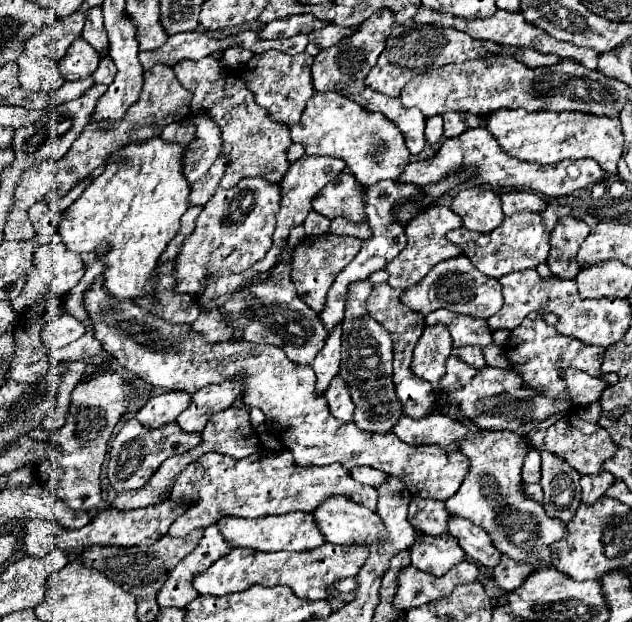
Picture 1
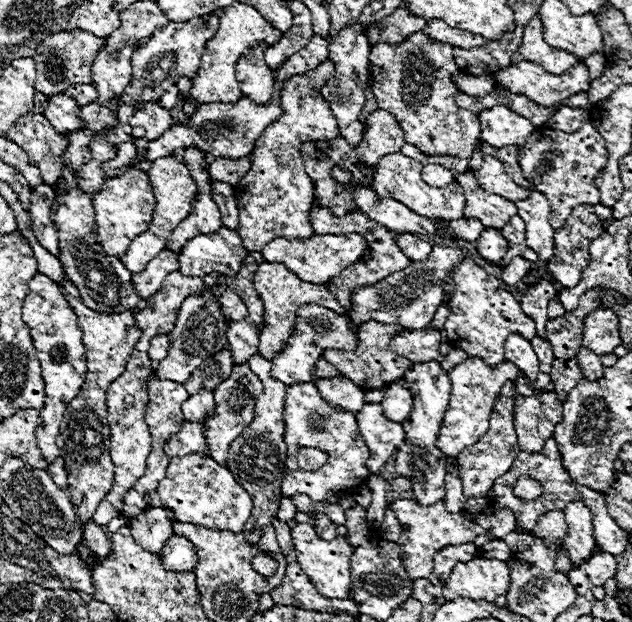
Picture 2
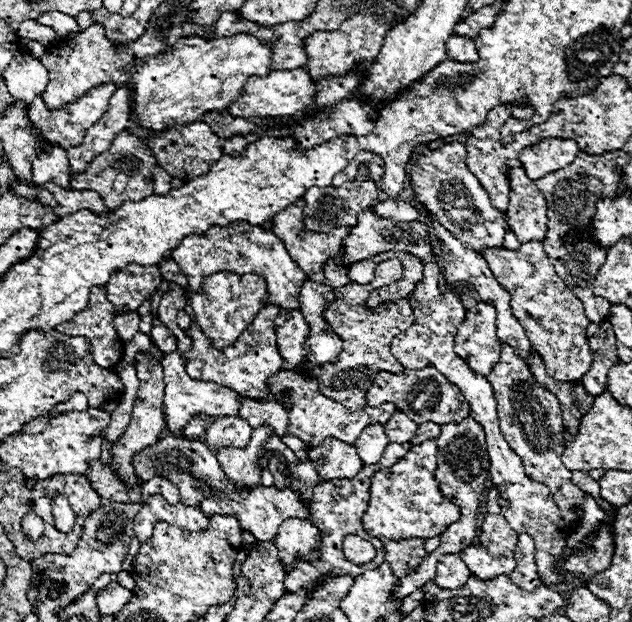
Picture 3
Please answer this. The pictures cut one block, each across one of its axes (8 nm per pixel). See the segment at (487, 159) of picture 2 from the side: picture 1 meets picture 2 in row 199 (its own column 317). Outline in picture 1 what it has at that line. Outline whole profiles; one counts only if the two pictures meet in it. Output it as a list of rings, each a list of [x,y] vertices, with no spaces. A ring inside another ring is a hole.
[[[342,494],[328,496],[312,516],[326,542],[332,544],[372,544],[386,538],[378,514]]]

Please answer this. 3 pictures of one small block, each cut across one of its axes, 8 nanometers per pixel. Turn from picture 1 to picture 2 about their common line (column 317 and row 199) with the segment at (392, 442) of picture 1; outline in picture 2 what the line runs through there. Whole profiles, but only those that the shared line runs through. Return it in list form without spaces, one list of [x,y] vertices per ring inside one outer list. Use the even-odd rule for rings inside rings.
[[[400,152],[386,154],[380,164],[376,166],[376,174],[372,180],[372,190],[376,192],[378,198],[392,198],[406,208],[412,208],[412,212],[420,212],[420,216],[428,218],[442,218],[442,220],[458,220],[464,216],[464,190],[460,188],[458,182],[450,182],[444,188],[432,188],[422,180],[423,166],[416,160],[402,156]]]

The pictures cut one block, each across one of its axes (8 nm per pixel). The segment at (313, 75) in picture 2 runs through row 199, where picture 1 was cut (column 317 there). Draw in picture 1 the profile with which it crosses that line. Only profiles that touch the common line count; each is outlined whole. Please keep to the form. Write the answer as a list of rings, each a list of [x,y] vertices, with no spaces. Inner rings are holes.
[[[322,234],[322,236],[308,236],[298,248],[294,248],[292,252],[292,272],[290,272],[290,280],[294,282],[298,296],[302,302],[306,302],[314,312],[322,312],[324,302],[326,302],[326,294],[334,282],[334,278],[338,276],[338,272],[344,270],[346,264],[350,264],[354,260],[354,256],[360,252],[360,244],[362,240],[358,238],[340,238],[340,236],[330,236],[330,234]]]

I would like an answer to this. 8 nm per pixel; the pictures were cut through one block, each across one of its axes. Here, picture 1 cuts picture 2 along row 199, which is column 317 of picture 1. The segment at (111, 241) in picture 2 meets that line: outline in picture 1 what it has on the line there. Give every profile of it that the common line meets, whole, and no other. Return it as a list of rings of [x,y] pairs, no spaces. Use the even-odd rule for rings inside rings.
[[[316,92],[310,98],[306,112],[302,112],[300,122],[294,128],[290,128],[290,136],[292,136],[292,142],[300,142],[306,148],[306,154],[342,158],[364,188],[372,188],[382,180],[398,180],[404,168],[410,164],[410,152],[404,144],[404,136],[400,128],[392,124],[392,120],[388,120],[386,116],[378,112],[368,112],[338,92]]]

